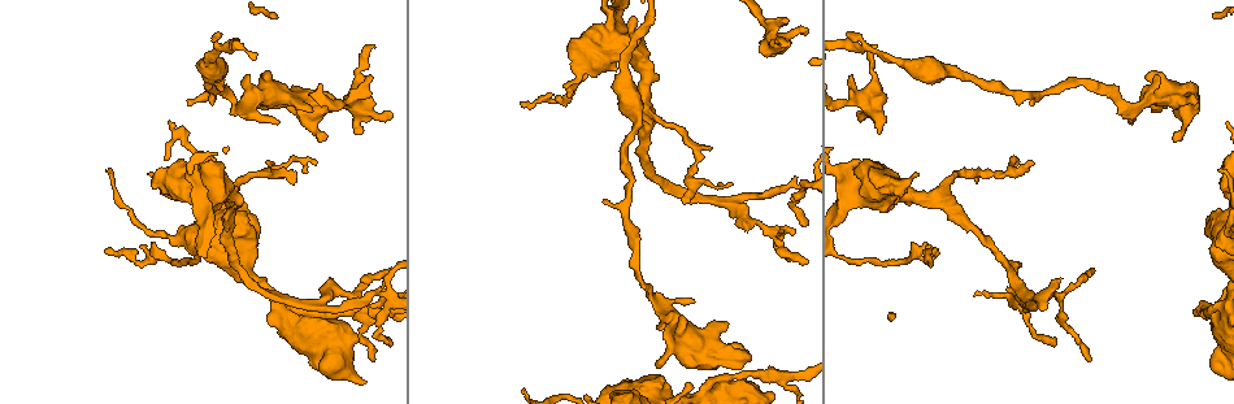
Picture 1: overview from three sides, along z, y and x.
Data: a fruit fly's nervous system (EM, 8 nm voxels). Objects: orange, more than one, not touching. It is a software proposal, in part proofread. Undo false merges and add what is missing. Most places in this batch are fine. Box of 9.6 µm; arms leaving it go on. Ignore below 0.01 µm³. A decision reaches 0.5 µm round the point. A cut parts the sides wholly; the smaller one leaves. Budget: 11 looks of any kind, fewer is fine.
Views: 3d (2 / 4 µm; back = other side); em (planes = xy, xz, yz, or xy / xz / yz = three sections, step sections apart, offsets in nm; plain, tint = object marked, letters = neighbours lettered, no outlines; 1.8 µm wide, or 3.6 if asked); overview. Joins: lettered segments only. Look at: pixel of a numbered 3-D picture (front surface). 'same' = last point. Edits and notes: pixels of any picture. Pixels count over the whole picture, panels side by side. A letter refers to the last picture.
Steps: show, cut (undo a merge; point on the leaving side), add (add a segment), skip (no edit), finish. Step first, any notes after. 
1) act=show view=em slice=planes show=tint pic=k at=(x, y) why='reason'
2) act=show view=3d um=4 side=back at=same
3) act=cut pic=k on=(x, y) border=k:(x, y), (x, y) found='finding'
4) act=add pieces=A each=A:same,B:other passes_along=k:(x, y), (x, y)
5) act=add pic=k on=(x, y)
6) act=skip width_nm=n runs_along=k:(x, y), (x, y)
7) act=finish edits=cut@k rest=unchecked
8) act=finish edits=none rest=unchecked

act=show view=3d um=2 pic=1 at=(565, 84) why='stops while still wide'

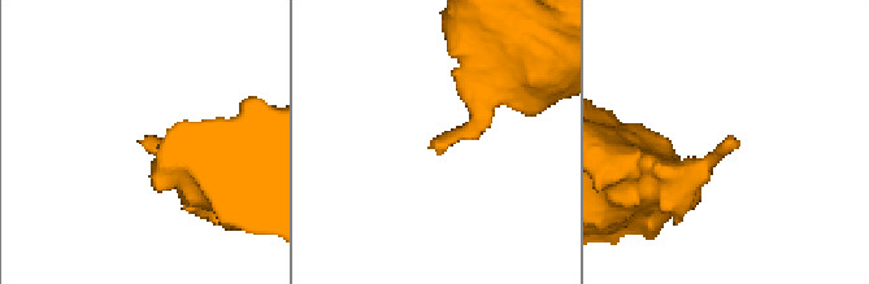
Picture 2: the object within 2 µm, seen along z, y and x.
act=show view=em um=3.6 slice=xy step=16 show=tint pic=2 at=(731, 138)

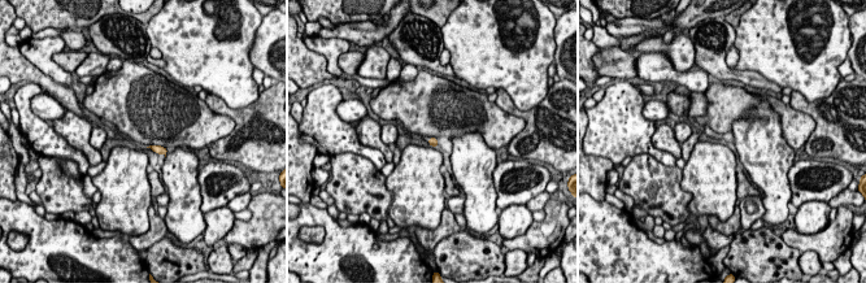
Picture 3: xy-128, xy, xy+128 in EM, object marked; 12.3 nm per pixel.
act=show view=em um=3.6 slice=planes show=letters at=same

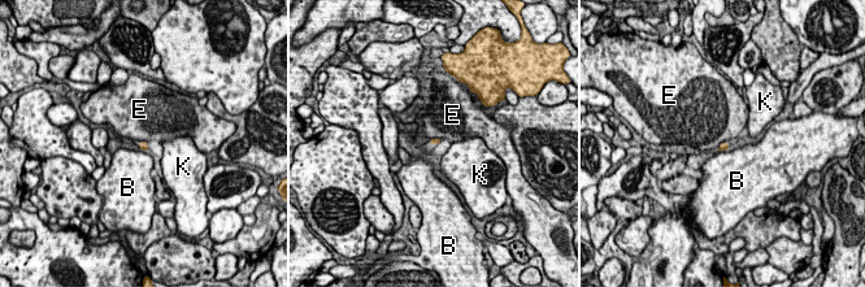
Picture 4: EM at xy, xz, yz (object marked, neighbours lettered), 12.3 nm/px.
act=skip each=B:other,E:other,K:other border=4:(442, 139), (430, 140) found='none of them fits'

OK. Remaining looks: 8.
act=show view=3d um=4 pic=1 at=(1152, 96) why='calibre changes'

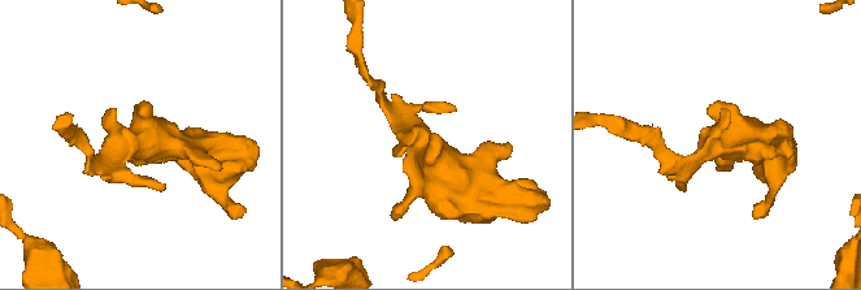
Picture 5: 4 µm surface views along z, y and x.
act=show view=em slice=xz step=4 show=letters pic=5 at=(713, 142)

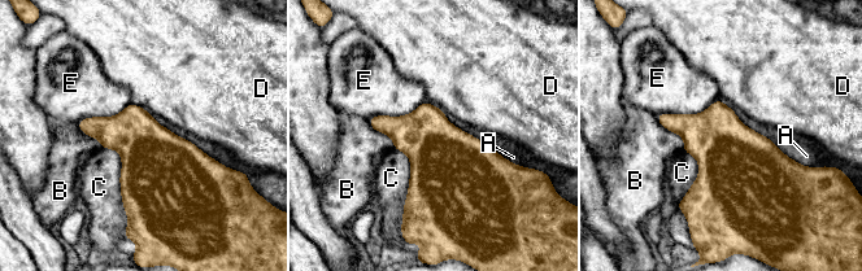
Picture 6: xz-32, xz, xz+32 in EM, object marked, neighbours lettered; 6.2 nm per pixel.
act=skip width_nm=400 longest_contact=C:500nm each=A:other,B:other,C:other,D:other,E:other found='all the same cell'

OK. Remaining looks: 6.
act=show view=3d um=2 pic=1 at=(747, 358) why='thick end'

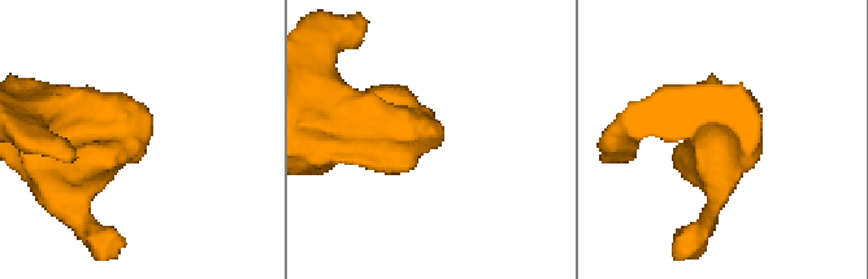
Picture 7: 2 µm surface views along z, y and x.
act=show view=em slice=planes show=letters pic=7 at=(432, 135)

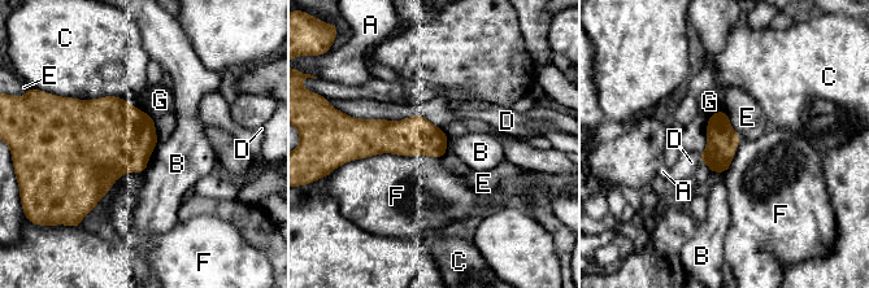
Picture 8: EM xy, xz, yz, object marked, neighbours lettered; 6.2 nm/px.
act=add pieces=D each=A:other,B:other,C:other,D:same,E:other,F:other,G:other found='the cell continues'

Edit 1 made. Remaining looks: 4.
act=show view=3d um=2 pic=1 at=(877, 132) why='free end'

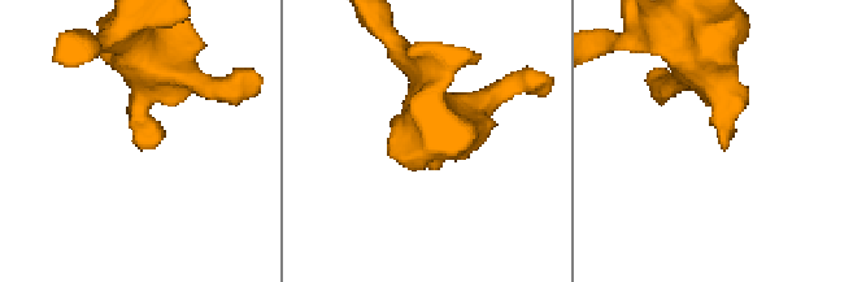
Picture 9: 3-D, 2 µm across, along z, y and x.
act=show view=em slice=yz step=4 show=tint pic=9 at=(154, 143) why='now the EM'

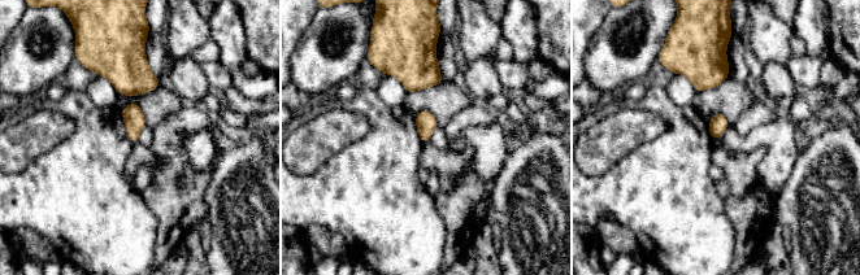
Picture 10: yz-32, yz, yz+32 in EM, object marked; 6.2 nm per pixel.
act=show view=em slice=yz step=4 show=letters at=same

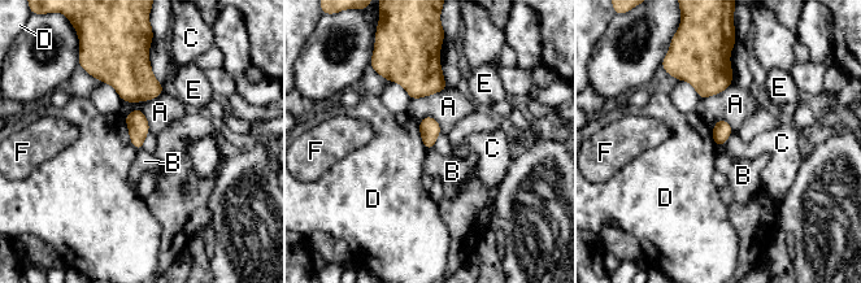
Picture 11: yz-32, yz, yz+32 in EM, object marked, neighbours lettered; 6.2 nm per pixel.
act=skip each=A:other,B:other,C:other,D:other,E:other,F:other border=11:(164, 91), (147, 100), (122, 101) found='no lettered segment goes on from it'

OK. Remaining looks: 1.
act=finish edits=add@8 rest=unchecked

